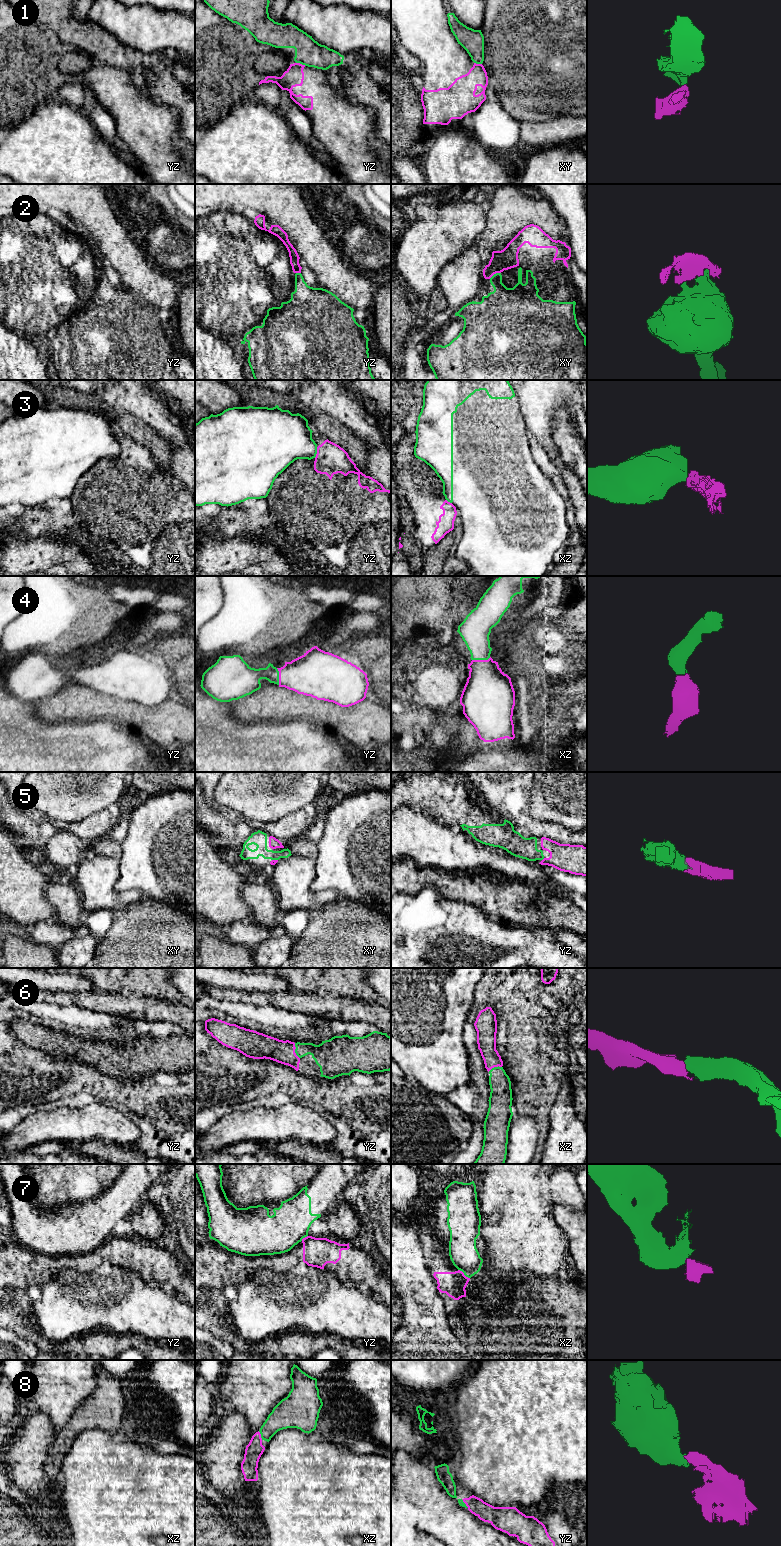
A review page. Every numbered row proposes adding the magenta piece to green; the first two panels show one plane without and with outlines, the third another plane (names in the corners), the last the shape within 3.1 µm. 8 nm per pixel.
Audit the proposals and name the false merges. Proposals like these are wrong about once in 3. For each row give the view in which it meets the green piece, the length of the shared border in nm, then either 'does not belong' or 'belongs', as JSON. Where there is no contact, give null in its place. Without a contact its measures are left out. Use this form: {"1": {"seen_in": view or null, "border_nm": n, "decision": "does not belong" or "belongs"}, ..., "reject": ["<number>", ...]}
{"1": {"seen_in": "yz", "border_nm": 80, "decision": "does not belong"}, "2": {"seen_in": "xy", "border_nm": 110, "decision": "belongs"}, "3": {"seen_in": "yz", "border_nm": 90, "decision": "does not belong"}, "4": {"seen_in": "xz", "border_nm": 150, "decision": "belongs"}, "5": {"seen_in": "xy", "border_nm": 50, "decision": "belongs"}, "6": {"seen_in": "yz", "border_nm": 130, "decision": "belongs"}, "7": {"seen_in": "xz", "border_nm": 120, "decision": "does not belong"}, "8": {"seen_in": "xz", "border_nm": 80, "decision": "belongs"}, "reject": ["1", "3", "7"]}

